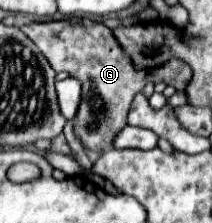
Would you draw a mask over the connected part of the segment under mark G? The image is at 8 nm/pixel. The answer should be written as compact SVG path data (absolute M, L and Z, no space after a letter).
M74 16L64 20L50 22L32 22L20 26L20 30L40 48L50 66L60 72L68 72L72 78L82 82L82 102L74 122L74 134L82 140L88 150L104 152L112 148L116 132L126 126L126 116L130 110L132 98L148 84L172 84L176 90L184 90L192 78L192 68L178 58L168 60L164 66L154 70L134 70L130 58L124 54L120 44L114 40L110 28L100 22L94 22L88 16Z

